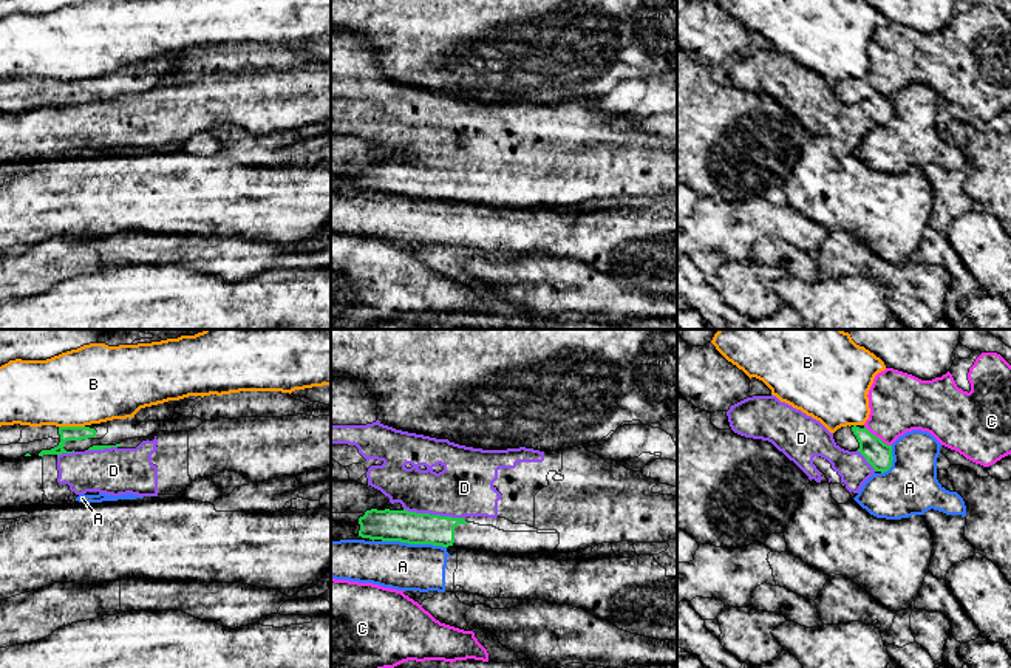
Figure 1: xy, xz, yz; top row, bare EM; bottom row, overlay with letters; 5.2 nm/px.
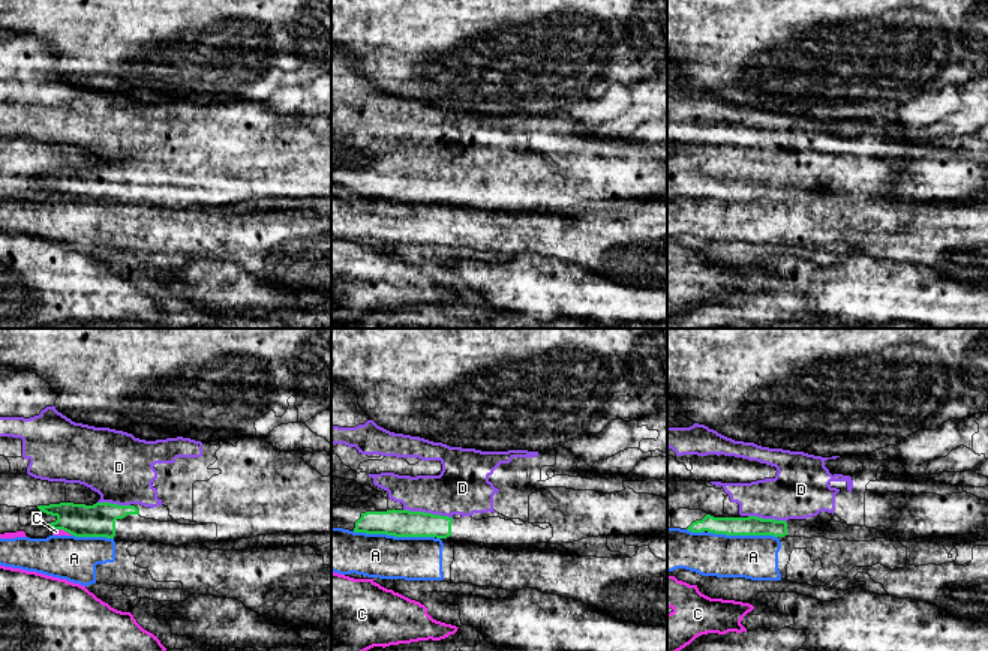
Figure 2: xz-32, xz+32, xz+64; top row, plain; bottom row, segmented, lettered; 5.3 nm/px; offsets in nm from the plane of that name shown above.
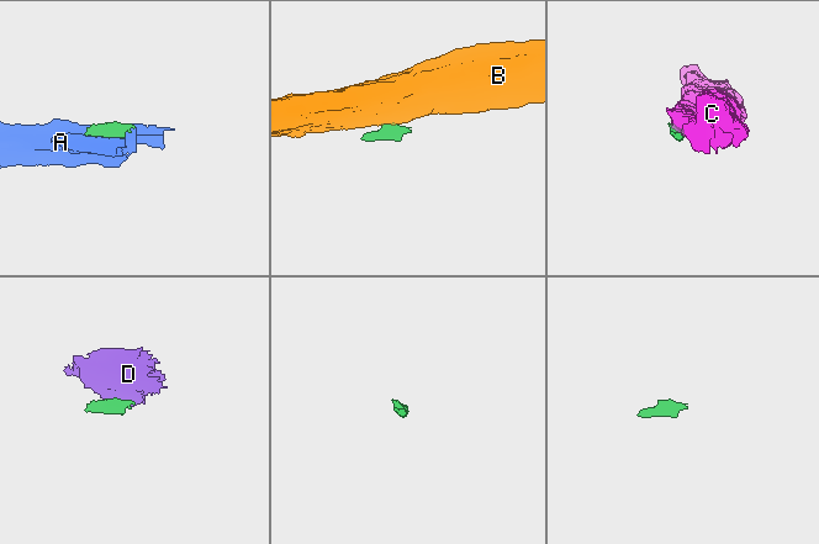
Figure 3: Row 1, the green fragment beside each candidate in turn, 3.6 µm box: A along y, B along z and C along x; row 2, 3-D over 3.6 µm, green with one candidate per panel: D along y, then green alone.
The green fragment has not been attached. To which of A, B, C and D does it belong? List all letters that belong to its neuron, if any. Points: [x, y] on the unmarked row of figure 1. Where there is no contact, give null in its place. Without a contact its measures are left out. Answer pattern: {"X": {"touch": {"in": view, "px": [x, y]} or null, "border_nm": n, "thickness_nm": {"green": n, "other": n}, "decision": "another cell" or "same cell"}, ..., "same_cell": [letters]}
{"A": {"touch": {"in": "xz", "px": [415, 197]}, "border_nm": 340, "thickness_nm": {"green": 170, "other": 240}, "decision": "another cell"}, "B": {"touch": {"in": "xy", "px": [71, 81]}, "border_nm": 140, "thickness_nm": {"green": 80, "other": 400}, "decision": "another cell"}, "C": {"touch": {"in": "yz", "px": [878, 92]}, "border_nm": 180, "thickness_nm": {"green": 140, "other": 320}, "decision": "another cell"}, "D": {"touch": {"in": "xz", "px": [435, 169]}, "border_nm": 320, "thickness_nm": {"green": 170, "other": 300}, "decision": "same cell"}, "same_cell": ["D"]}

